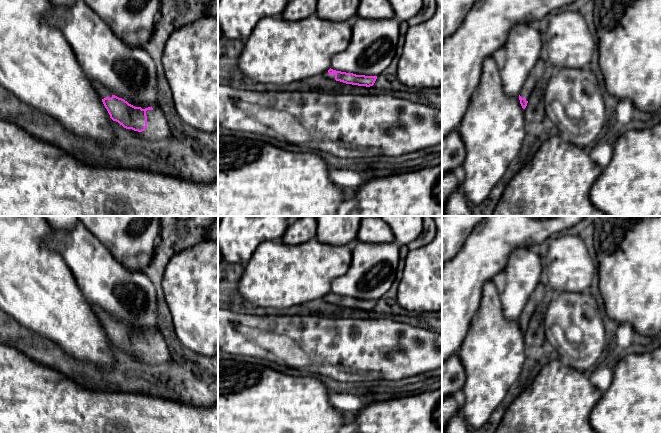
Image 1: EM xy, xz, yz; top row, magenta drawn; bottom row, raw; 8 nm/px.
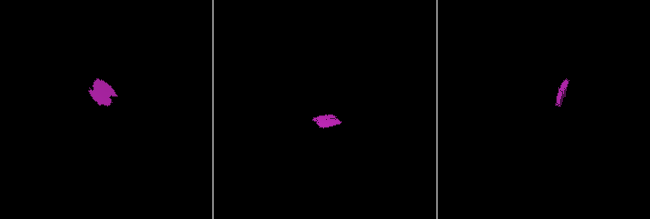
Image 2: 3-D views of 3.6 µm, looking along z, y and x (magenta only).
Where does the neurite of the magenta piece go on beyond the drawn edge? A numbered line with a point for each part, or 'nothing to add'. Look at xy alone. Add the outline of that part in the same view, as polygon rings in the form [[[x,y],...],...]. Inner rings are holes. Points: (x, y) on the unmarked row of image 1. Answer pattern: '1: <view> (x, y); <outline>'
1: xy (101, 314); [[[90,303],[90,305],[92,306],[93,311],[95,312],[96,316],[99,318],[101,323],[104,323],[106,321],[112,321],[112,319],[107,315],[107,313],[104,310],[100,309],[92,303]]]
2: xy (159, 351); [[[160,331],[146,335],[147,351],[144,355],[138,356],[132,353],[129,355],[140,362],[152,365],[165,364],[170,362],[172,358],[171,345]]]

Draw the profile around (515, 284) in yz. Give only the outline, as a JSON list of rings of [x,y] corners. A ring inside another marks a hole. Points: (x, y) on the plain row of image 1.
[[[516,248],[505,268],[492,282],[498,291],[502,311],[509,321],[519,321],[525,306],[540,283],[542,259],[535,248]]]

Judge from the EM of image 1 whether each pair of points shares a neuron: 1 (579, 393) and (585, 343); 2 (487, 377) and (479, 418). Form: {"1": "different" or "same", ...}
{"1": "different", "2": "same"}

